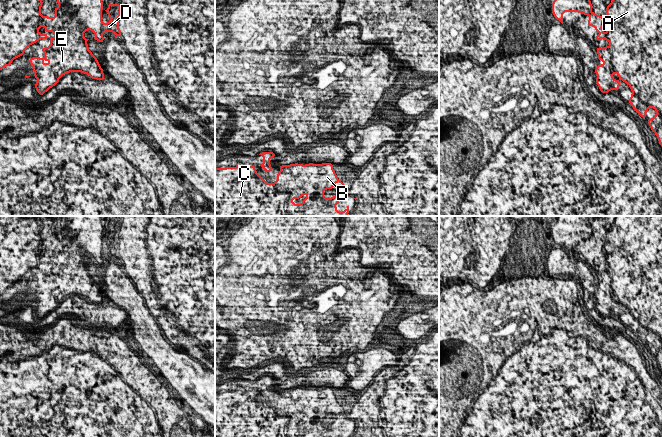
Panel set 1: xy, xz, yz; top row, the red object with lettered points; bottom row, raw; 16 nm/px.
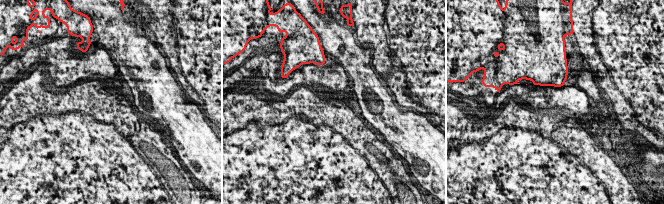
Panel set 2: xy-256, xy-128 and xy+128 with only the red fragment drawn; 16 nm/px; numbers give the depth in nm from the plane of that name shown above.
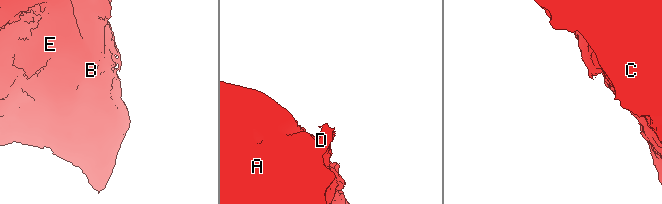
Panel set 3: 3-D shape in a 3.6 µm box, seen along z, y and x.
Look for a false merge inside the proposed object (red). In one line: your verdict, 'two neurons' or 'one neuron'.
one neuron

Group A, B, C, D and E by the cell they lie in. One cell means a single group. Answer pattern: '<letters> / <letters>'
A B C D E

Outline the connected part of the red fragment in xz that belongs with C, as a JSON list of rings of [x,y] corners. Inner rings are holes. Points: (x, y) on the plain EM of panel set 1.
[[[294,387],[294,388],[290,388],[290,389],[281,389],[280,391],[279,391],[279,393],[280,393],[280,396],[278,397],[278,398],[276,398],[276,400],[277,400],[277,404],[273,407],[273,408],[271,408],[271,407],[266,407],[265,405],[264,405],[264,402],[263,401],[261,401],[257,396],[256,396],[256,393],[255,393],[255,390],[253,389],[253,390],[249,390],[249,391],[242,391],[242,390],[236,390],[236,391],[226,391],[226,392],[215,392],[215,437],[341,437],[341,435],[336,435],[337,434],[337,431],[336,431],[336,427],[337,428],[339,428],[339,423],[340,422],[345,422],[346,420],[347,420],[347,414],[348,413],[346,413],[345,412],[345,410],[344,410],[344,408],[337,402],[337,399],[336,399],[336,397],[334,396],[334,394],[333,394],[333,388],[331,388],[331,387],[322,387],[322,388],[313,388],[313,387],[309,387],[309,388],[306,388],[306,389],[302,389],[302,388],[298,388],[298,387]],[[337,406],[340,406],[342,409],[343,409],[343,411],[344,411],[344,415],[343,416],[337,416],[337,418],[335,419],[335,420],[333,420],[332,422],[325,422],[324,421],[324,418],[323,418],[323,416],[324,416],[324,414],[325,413],[333,413],[333,411],[336,409],[336,407]],[[306,418],[308,418],[309,420],[308,421],[306,421],[303,425],[302,425],[302,427],[301,428],[294,428],[293,427],[293,423],[295,422],[296,424],[298,424],[300,421],[302,421],[303,419],[306,419]]]

